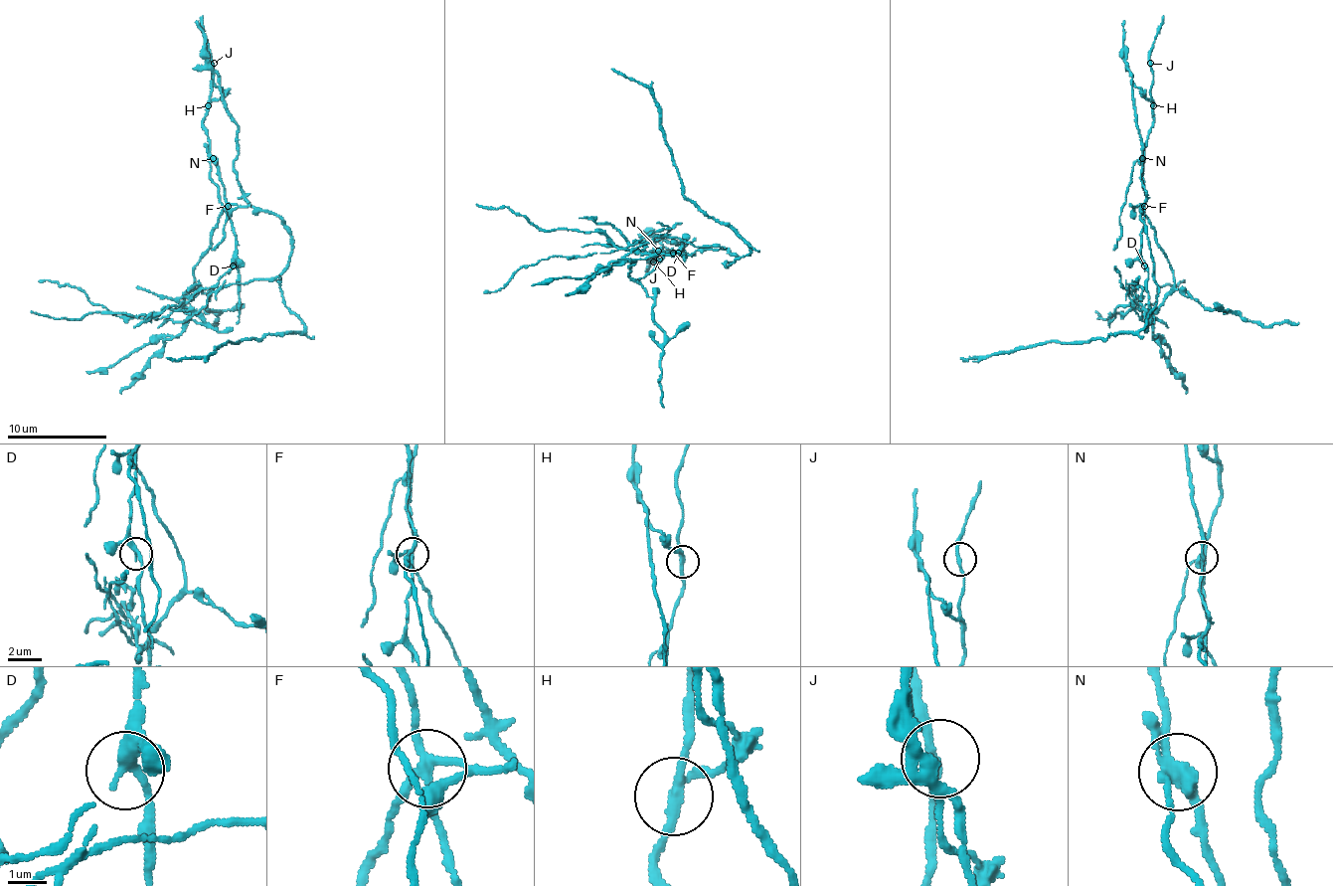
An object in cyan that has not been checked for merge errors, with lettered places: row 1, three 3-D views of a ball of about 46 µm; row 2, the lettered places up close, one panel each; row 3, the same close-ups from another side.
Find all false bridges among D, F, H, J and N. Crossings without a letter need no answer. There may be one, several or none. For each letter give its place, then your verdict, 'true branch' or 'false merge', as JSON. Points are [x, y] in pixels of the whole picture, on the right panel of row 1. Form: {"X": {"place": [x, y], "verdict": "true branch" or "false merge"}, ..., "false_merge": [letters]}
{"D": {"place": [1144, 265], "verdict": "true branch"}, "F": {"place": [1144, 206], "verdict": "false merge"}, "H": {"place": [1153, 105], "verdict": "false merge"}, "J": {"place": [1150, 63], "verdict": "true branch"}, "N": {"place": [1142, 158], "verdict": "false merge"}, "false_merge": ["F", "H", "N"]}

